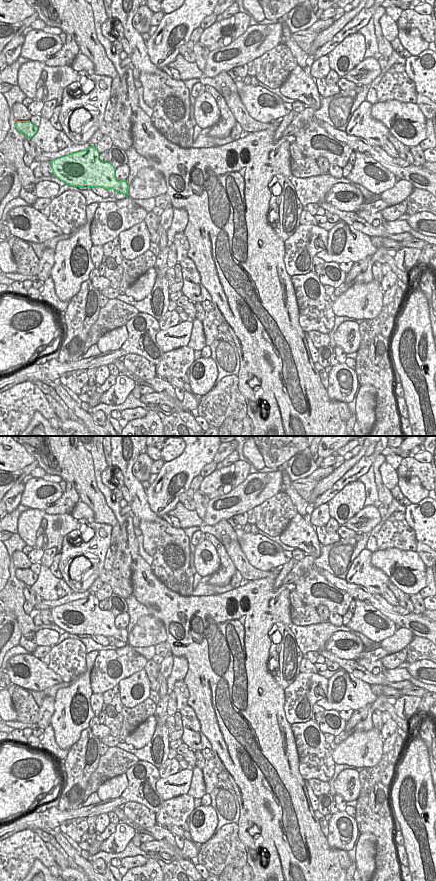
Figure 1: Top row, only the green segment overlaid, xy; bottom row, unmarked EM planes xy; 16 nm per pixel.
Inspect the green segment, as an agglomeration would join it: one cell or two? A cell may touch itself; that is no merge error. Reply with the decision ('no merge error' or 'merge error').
no merge error

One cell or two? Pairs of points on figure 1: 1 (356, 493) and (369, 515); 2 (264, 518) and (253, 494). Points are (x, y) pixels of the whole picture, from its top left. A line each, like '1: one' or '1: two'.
1: two
2: two

